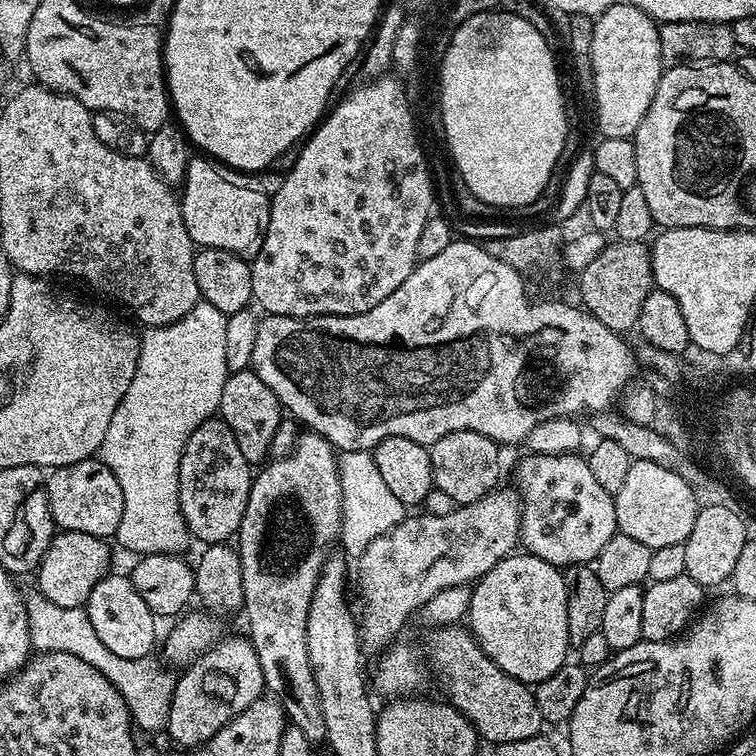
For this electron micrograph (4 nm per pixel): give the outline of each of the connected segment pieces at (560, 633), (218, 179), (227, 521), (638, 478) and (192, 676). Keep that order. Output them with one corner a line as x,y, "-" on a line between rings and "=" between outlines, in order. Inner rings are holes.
513,554
502,558
502,562
475,581
466,624
494,666
506,670
510,678
535,686
550,678
569,659
567,601
561,569
537,556
=
204,154
193,155
186,166
184,183
178,199
182,218
186,222
186,230
190,234
193,245
200,248
217,248
230,250
230,254
251,258
260,253
262,242
266,238
266,226
270,222
272,202
266,194
257,194
246,186
238,186
232,181
231,175
224,176
225,169
217,161
=
219,418
202,422
202,426
190,434
180,463
180,509
189,533
195,539
197,536
204,540
205,545
231,541
240,531
253,479
253,465
242,458
234,430
=
645,460
632,461
622,490
614,494
614,499
619,535
635,538
647,548
683,544
690,538
690,530
694,530
694,518
698,511
694,494
690,486
686,486
674,470
666,470
666,466
=
225,635
212,648
207,648
194,663
187,665
179,673
176,689
170,702
169,720
166,735
185,750
200,747
222,726
226,726
246,706
265,695
262,668
247,635
-
181,672
184,672
181,674

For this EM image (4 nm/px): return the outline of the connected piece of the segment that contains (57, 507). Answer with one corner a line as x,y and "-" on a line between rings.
93,458
51,469
46,476
46,491
52,523
57,529
101,538
116,536
118,522
122,522
122,486
118,486
114,470
110,470
103,460

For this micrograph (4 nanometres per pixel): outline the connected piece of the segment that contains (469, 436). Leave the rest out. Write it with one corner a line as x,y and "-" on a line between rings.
458,430
454,434
446,434
446,438
438,438
438,442
430,445
432,483
438,490
446,490
446,494
454,498
457,506
481,500
501,483
500,452
501,445
474,430

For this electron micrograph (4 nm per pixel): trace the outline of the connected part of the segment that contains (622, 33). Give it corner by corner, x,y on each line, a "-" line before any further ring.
618,2
595,17
592,42
593,90
603,138
635,137
650,102
654,102
662,65
658,46
658,24
642,10

